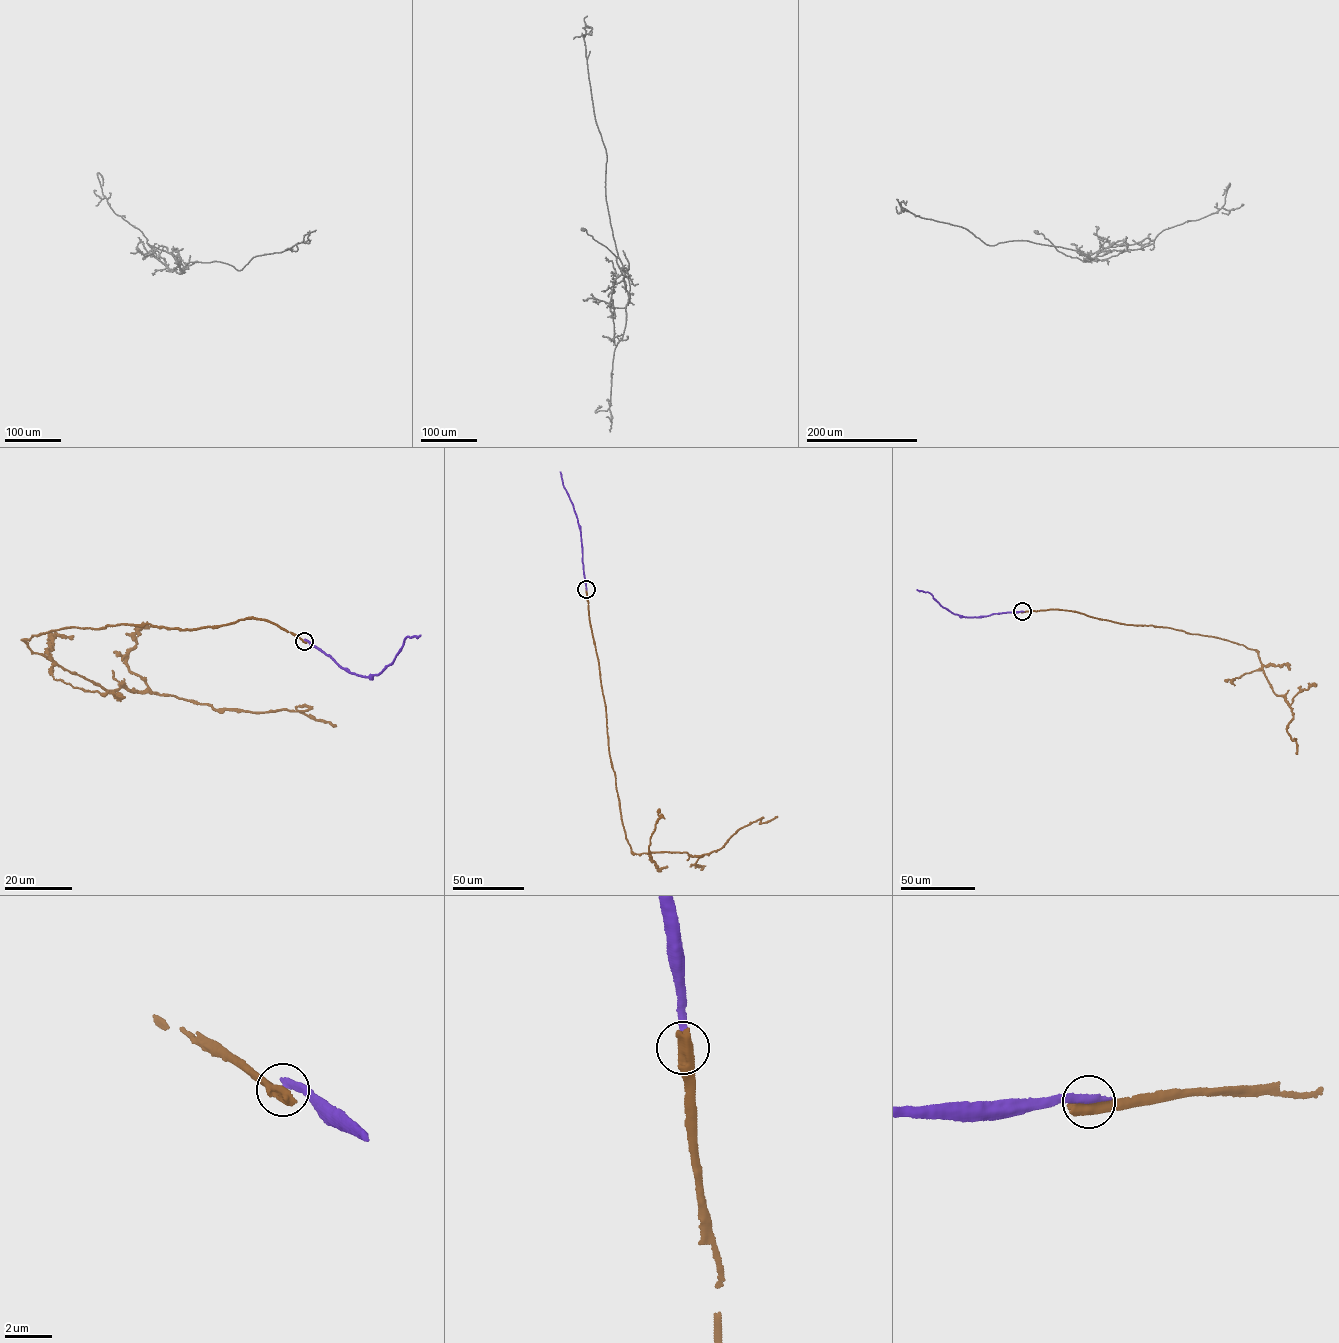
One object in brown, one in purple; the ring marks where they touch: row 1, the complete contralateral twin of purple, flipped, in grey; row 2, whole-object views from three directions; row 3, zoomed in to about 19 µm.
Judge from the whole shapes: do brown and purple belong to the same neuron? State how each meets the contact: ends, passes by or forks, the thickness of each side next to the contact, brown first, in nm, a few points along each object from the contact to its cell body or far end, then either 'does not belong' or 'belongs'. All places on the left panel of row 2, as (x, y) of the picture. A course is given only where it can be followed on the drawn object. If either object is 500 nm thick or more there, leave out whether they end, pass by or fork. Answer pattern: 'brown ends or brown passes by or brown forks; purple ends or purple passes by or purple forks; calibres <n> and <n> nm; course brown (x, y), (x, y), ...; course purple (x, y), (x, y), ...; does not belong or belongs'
calibres 600 and 360 nm; course brown (304, 640), (248, 617), (24, 640), (104, 688), (216, 709), (309, 709), (300, 705), (336, 725); course purple (305, 640), (350, 672), (372, 679), (390, 665), (406, 638), (418, 638), (421, 635); does not belong

